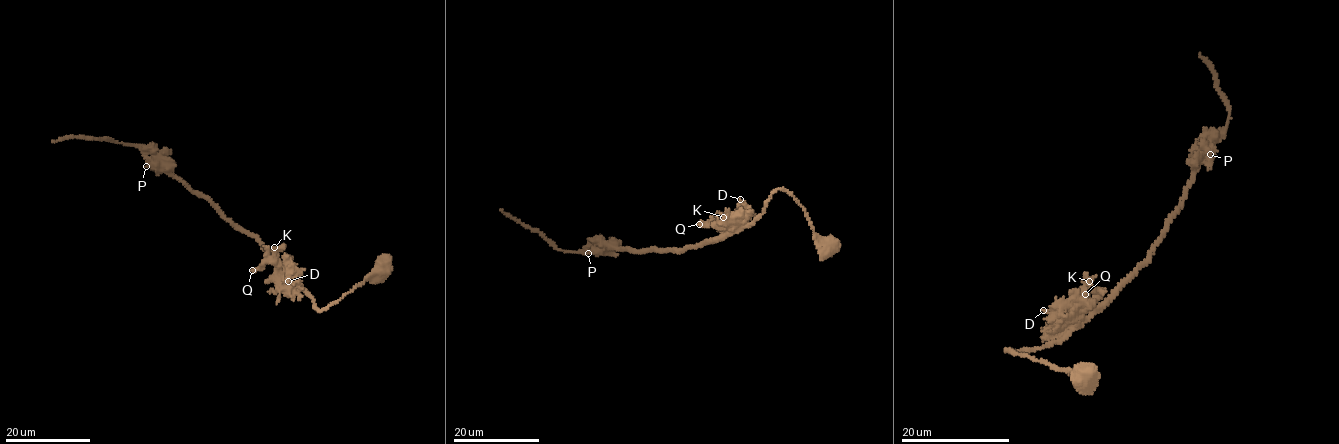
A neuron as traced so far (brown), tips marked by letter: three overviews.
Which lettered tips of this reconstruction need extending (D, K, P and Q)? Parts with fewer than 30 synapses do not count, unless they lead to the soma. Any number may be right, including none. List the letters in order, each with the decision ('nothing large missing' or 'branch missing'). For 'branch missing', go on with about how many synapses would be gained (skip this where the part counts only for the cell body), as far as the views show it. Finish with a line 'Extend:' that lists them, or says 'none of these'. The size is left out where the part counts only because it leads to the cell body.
D: nothing large missing
K: nothing large missing
P: nothing large missing
Q: nothing large missing
Extend: none of these

